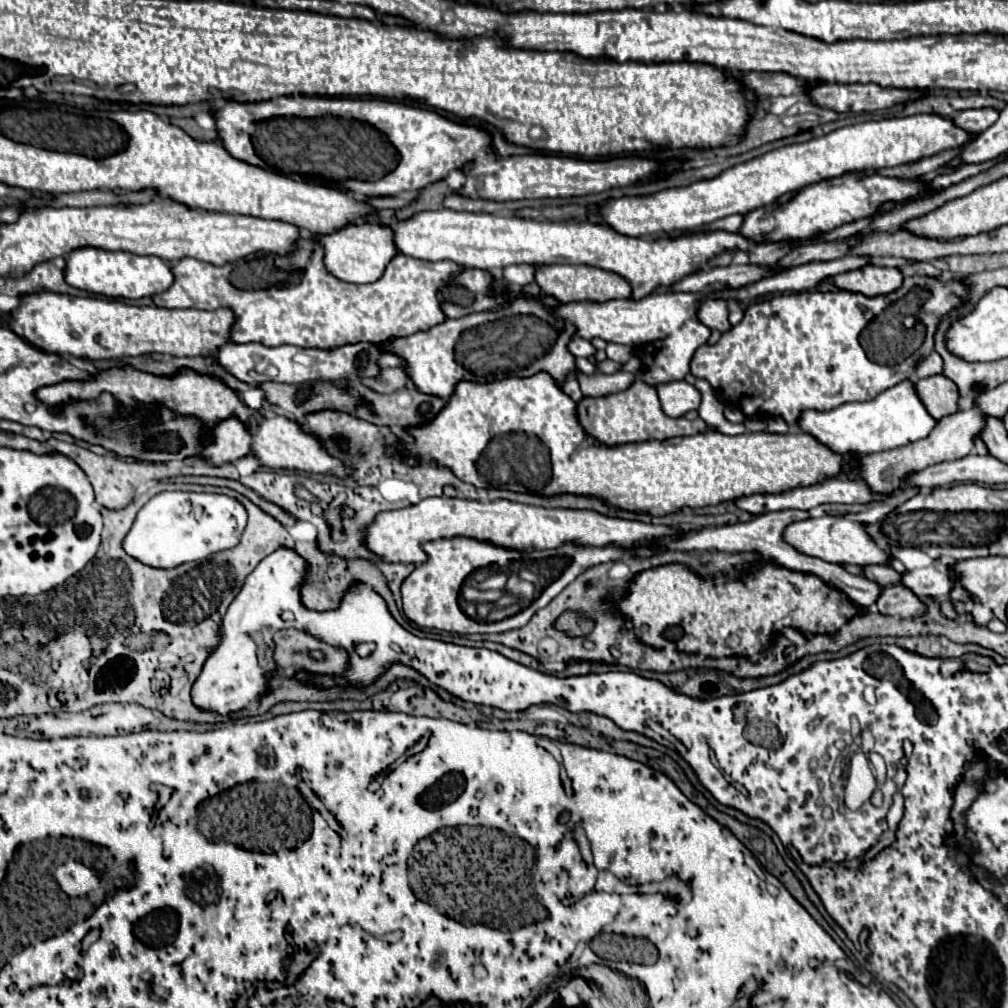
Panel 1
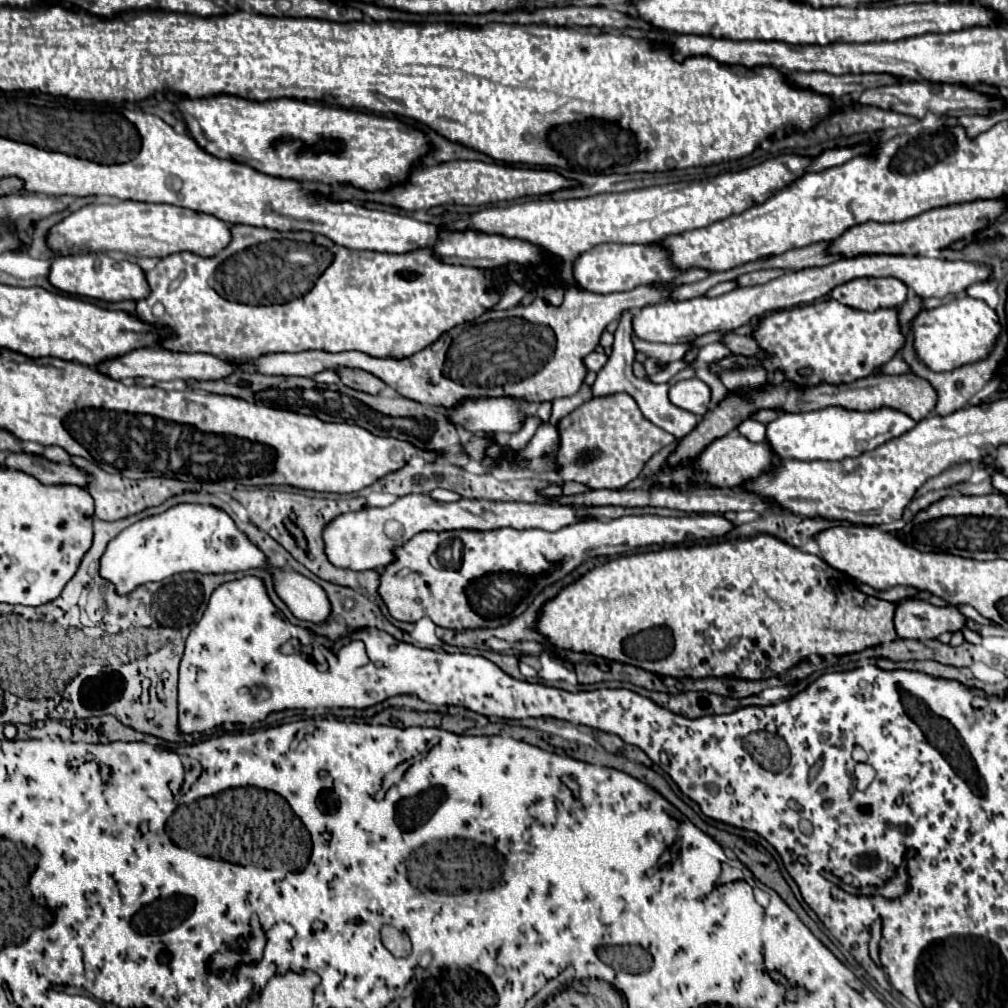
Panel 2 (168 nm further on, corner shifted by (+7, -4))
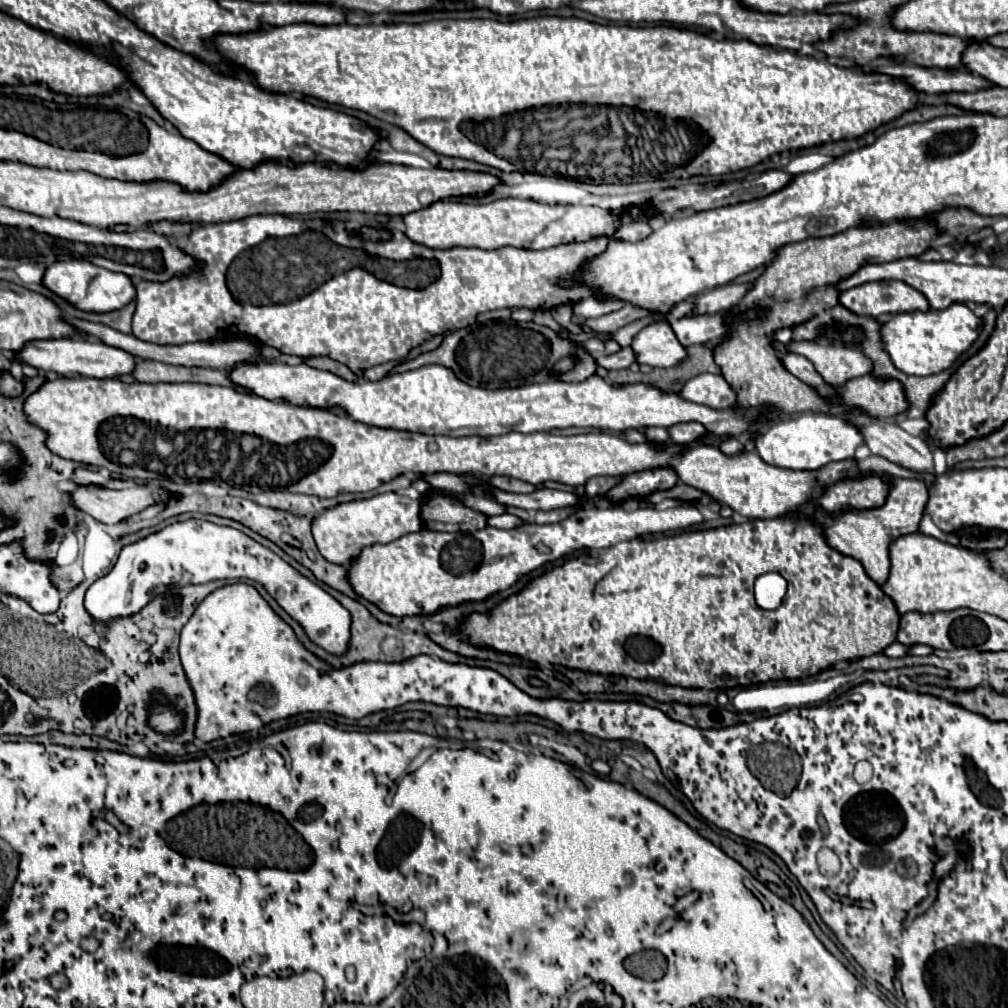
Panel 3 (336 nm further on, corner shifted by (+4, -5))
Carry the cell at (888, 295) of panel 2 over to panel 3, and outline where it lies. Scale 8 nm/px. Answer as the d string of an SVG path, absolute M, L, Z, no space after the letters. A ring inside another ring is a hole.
M874 281L852 287L840 293L840 303L860 317L930 309L926 297L904 281Z

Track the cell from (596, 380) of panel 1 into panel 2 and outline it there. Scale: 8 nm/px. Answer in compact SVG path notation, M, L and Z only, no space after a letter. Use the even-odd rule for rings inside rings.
M653 284L615 294L593 294L577 286L569 286L559 308L551 306L543 298L535 298L529 306L485 312L473 322L447 330L435 344L403 360L373 358L355 350L339 354L315 350L297 354L263 354L253 360L233 362L243 372L281 376L313 376L335 366L361 368L409 400L443 408L455 406L463 398L479 396L513 396L539 404L559 396L573 396L581 388L587 376L583 358L597 348L599 338L611 320L617 320L623 310L635 312L647 304L659 304L667 298L667 294L669 288Z

